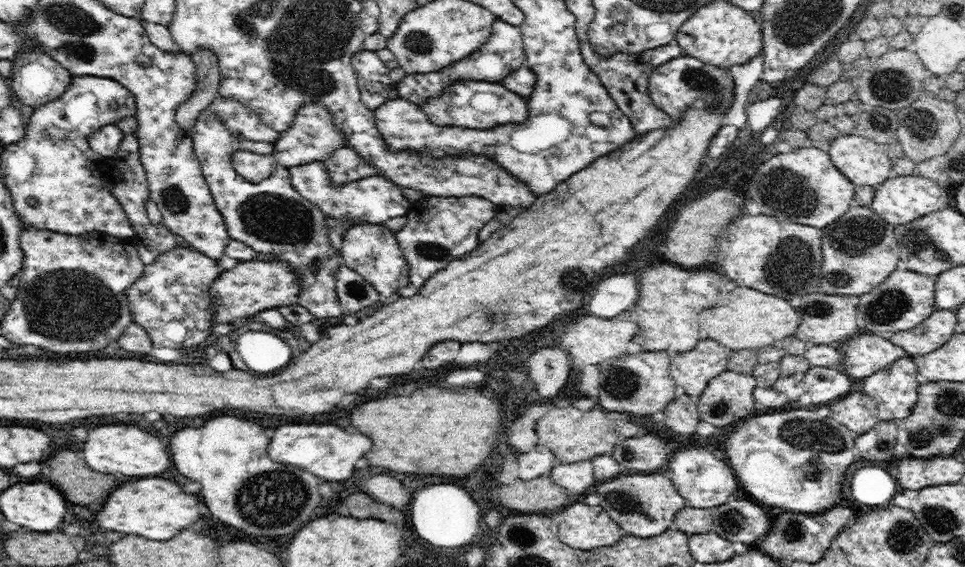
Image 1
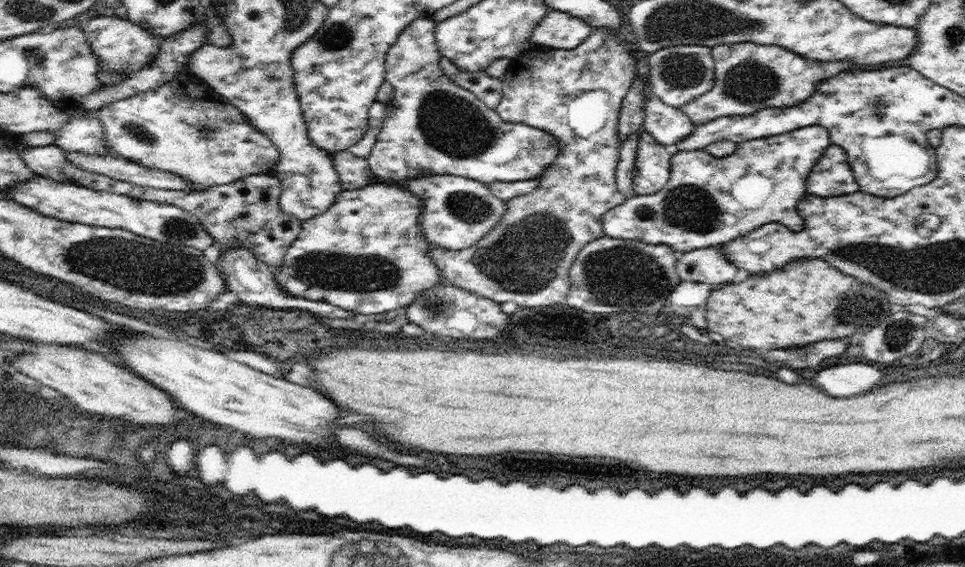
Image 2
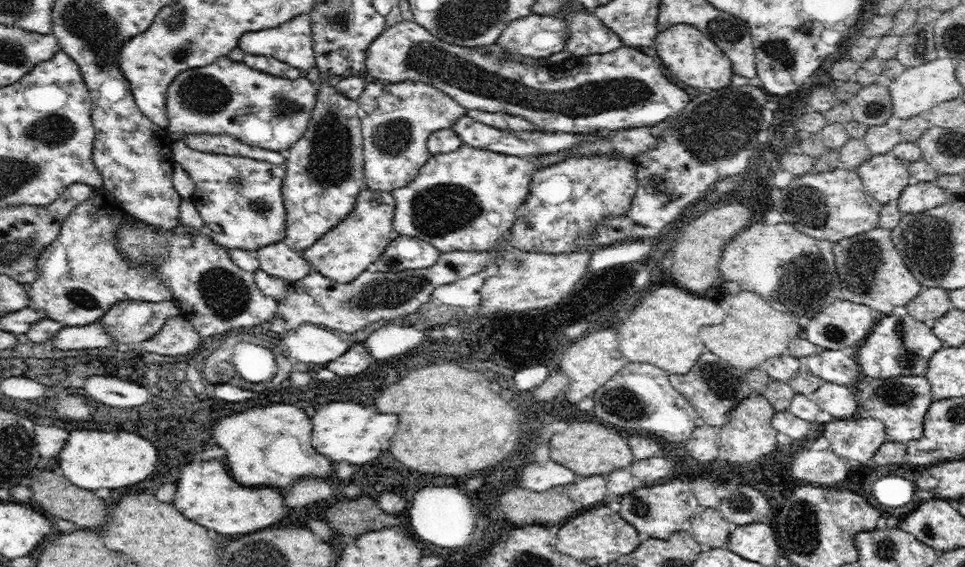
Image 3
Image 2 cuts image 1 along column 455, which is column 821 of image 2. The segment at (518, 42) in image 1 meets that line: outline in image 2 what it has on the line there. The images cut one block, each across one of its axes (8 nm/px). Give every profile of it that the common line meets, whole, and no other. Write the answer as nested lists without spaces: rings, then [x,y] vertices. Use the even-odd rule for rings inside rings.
[[[739,43],[730,46],[716,45],[712,49],[712,58],[715,64],[714,85],[706,94],[687,102],[681,110],[688,115],[694,126],[706,124],[718,117],[750,116],[766,108],[791,108],[802,105],[804,100],[814,94],[818,84],[832,78],[840,72],[848,71],[850,62],[820,62],[804,58],[778,45],[758,45],[755,43]]]

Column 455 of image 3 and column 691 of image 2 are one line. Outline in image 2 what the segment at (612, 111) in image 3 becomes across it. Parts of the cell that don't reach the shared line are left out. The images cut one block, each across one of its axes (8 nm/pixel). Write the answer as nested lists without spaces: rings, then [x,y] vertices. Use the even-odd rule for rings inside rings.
[[[678,45],[648,54],[649,87],[658,99],[676,109],[706,94],[714,85],[715,64],[712,49],[702,45]]]

